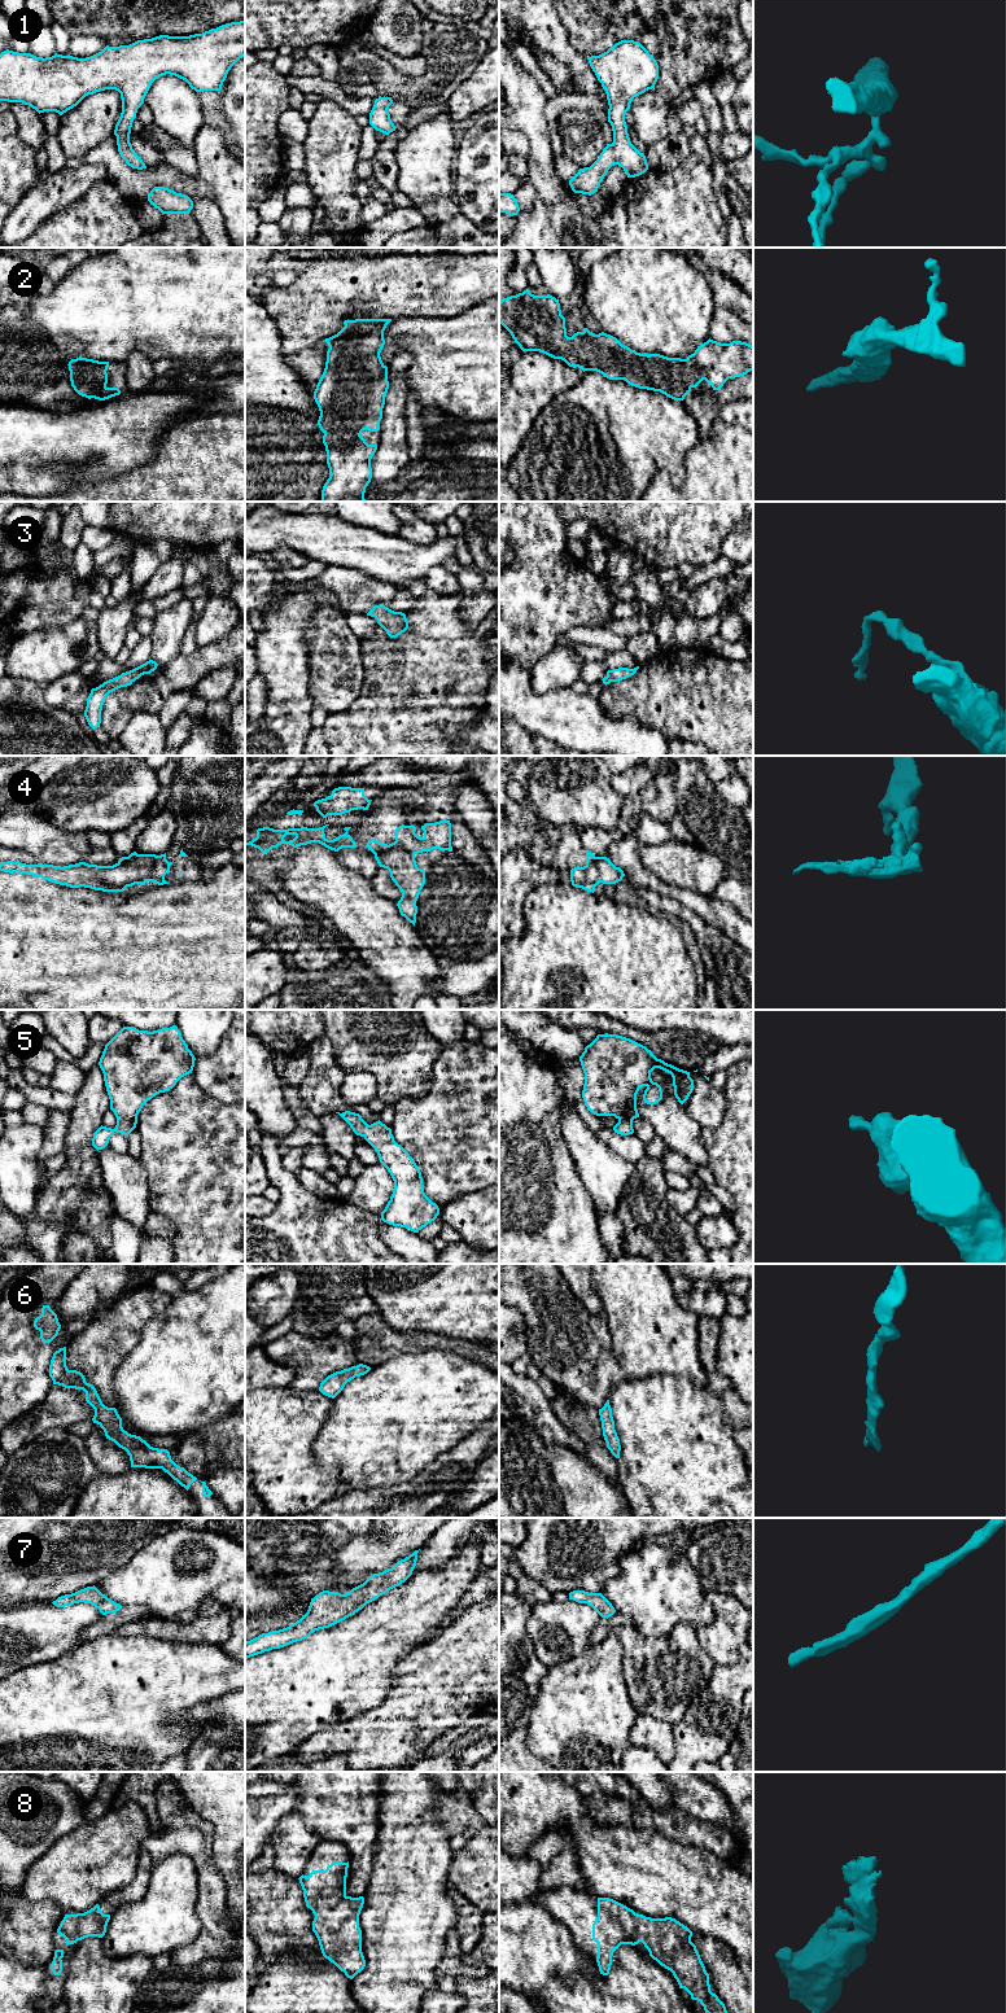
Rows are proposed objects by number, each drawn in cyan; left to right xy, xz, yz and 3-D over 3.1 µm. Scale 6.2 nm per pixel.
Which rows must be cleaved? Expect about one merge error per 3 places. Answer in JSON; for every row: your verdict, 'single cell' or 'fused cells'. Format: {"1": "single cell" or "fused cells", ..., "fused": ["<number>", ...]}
{"1": "single cell", "2": "single cell", "3": "single cell", "4": "single cell", "5": "single cell", "6": "single cell", "7": "single cell", "8": "single cell", "fused": []}

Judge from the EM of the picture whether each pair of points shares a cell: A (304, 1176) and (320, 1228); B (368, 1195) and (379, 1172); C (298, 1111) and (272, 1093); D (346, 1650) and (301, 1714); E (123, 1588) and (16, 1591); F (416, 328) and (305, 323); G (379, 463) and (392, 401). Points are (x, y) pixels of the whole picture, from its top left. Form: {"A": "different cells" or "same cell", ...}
{"A": "different cells", "B": "same cell", "C": "different cells", "D": "same cell", "E": "different cells", "F": "different cells", "G": "same cell"}

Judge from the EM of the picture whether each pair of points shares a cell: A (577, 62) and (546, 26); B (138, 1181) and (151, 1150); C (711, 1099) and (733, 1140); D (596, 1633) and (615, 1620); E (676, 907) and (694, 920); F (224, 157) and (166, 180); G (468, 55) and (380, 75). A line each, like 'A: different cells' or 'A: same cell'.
A: same cell
B: different cells
C: different cells
D: same cell
E: same cell
F: different cells
G: same cell

